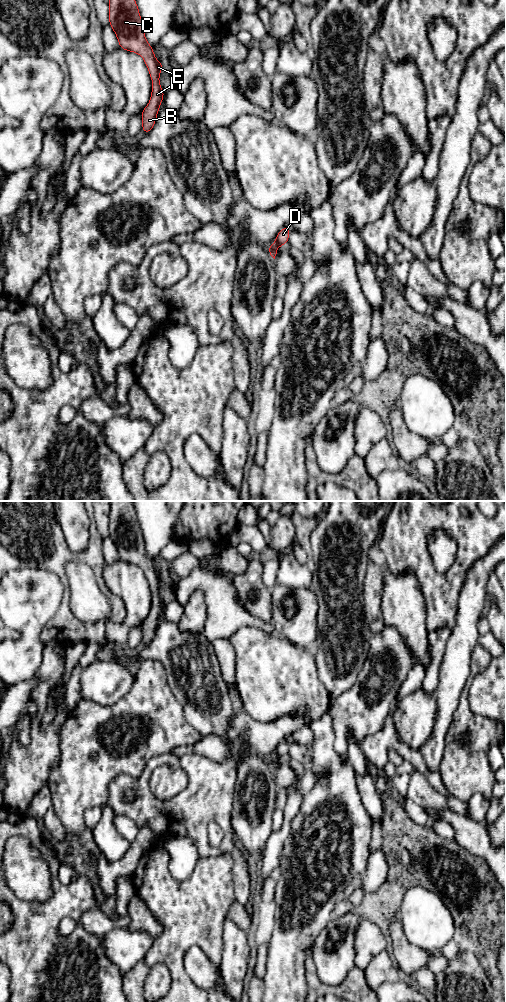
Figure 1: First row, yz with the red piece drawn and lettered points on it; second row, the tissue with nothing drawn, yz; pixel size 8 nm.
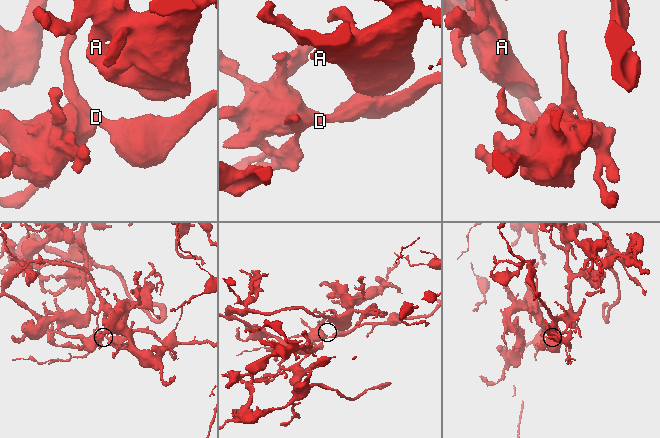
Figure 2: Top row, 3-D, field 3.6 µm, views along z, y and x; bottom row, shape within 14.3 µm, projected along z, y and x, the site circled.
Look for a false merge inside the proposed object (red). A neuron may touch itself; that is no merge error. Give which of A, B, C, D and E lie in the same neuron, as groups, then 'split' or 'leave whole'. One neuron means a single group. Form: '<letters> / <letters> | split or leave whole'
A B C E / D | split

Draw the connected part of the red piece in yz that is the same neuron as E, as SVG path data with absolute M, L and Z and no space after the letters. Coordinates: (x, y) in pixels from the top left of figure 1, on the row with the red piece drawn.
M109 0L109 25L115 32L119 46L126 51L138 53L145 61L152 80L149 104L143 109L142 131L147 134L154 127L164 90L159 75L163 64L158 62L152 46L145 38L144 26L135 0Z

